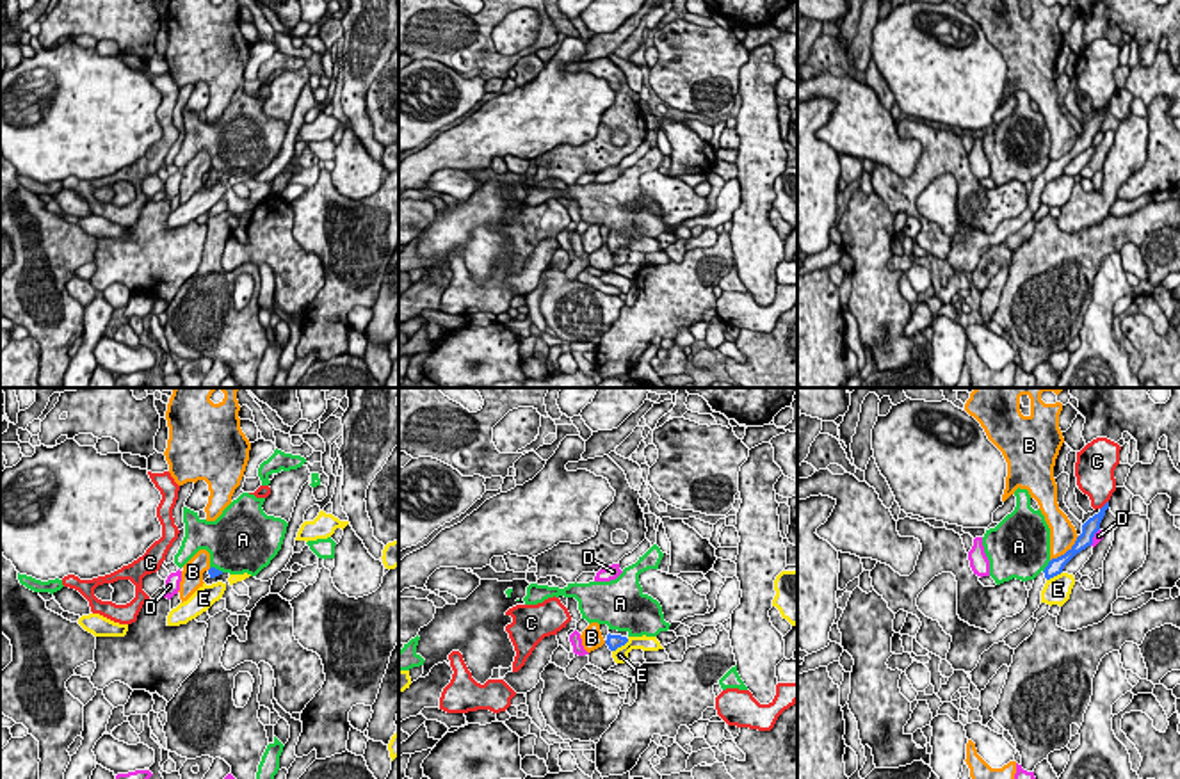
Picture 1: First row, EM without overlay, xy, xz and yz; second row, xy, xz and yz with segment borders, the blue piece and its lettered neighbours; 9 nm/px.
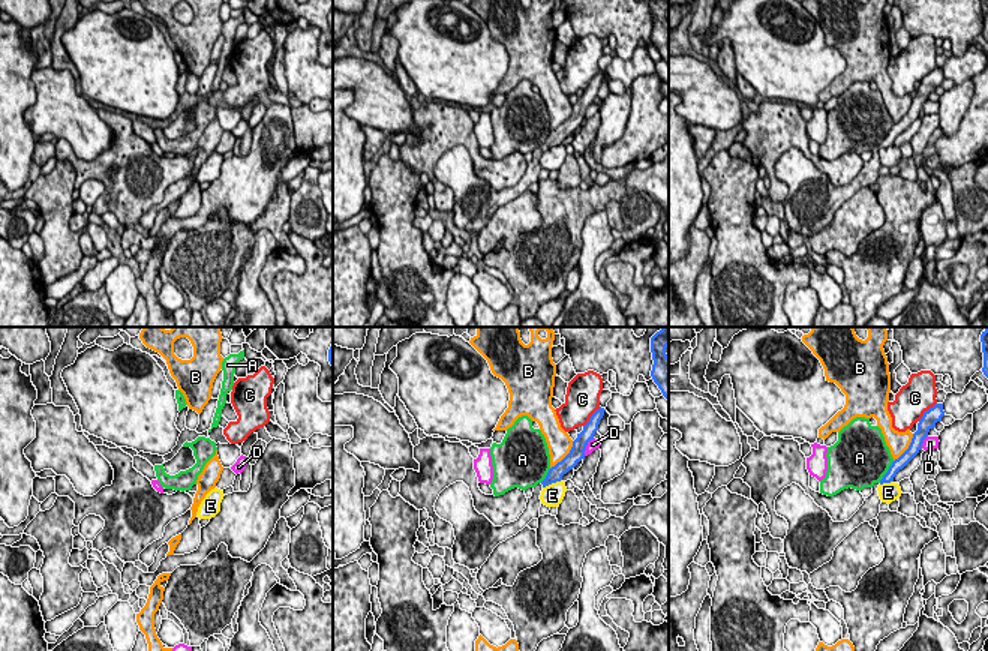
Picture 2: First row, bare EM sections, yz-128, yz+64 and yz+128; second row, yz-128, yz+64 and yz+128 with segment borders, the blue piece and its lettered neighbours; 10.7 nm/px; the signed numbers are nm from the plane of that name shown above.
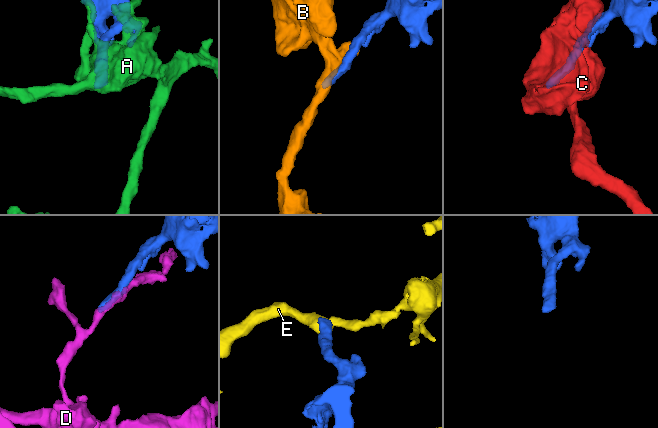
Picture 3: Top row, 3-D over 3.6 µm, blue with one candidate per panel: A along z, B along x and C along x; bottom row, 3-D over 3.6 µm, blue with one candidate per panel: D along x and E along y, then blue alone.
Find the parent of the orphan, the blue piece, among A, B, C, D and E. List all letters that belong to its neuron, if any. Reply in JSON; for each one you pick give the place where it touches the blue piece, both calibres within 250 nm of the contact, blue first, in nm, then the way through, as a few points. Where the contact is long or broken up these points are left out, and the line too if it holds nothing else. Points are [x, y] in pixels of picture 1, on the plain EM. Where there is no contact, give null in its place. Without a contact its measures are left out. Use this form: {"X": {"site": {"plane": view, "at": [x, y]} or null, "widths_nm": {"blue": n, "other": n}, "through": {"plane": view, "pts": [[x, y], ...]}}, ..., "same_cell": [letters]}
{"same_cell": []}

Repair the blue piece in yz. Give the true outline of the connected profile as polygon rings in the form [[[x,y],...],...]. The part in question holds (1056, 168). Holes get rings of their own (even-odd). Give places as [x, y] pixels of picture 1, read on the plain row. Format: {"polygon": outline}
{"polygon": [[[1109,103],[1100,110],[1098,116],[1082,126],[1082,135],[1077,139],[1075,146],[1064,157],[1052,160],[1048,167],[1034,180],[1025,210],[1013,219],[1002,221],[991,235],[970,228],[959,221],[958,183],[952,174],[942,174],[924,189],[917,199],[917,208],[925,219],[938,222],[943,233],[952,238],[945,261],[954,272],[972,274],[984,253],[988,253],[993,245],[1004,244],[1009,235],[1020,231],[1034,217],[1041,206],[1041,192],[1045,185],[1061,176],[1064,167],[1077,155],[1093,146],[1093,139],[1100,132],[1100,124],[1107,110]]]}

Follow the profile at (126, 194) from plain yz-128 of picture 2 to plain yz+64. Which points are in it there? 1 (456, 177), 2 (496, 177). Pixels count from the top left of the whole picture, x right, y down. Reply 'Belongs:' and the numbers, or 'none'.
Belongs: 2

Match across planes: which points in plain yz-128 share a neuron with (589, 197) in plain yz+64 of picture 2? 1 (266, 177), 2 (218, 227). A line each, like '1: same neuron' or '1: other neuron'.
1: other neuron
2: same neuron

